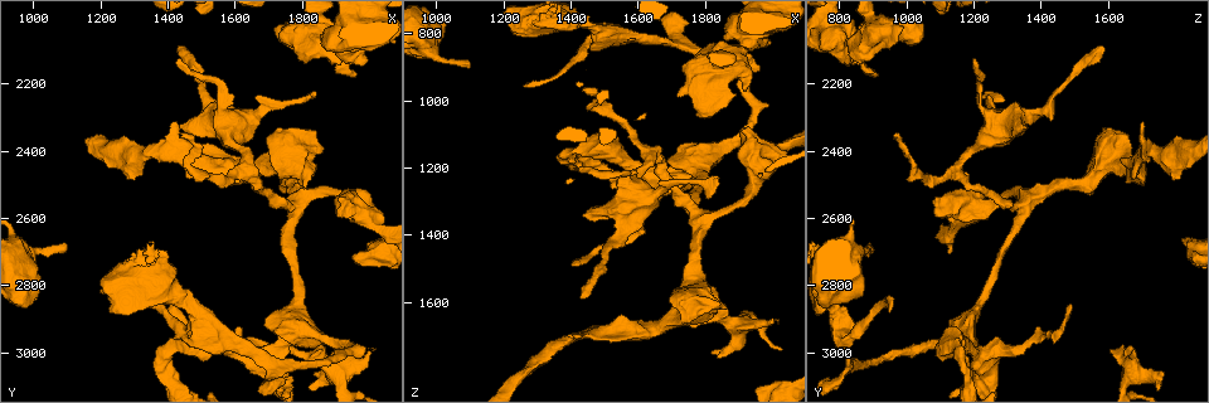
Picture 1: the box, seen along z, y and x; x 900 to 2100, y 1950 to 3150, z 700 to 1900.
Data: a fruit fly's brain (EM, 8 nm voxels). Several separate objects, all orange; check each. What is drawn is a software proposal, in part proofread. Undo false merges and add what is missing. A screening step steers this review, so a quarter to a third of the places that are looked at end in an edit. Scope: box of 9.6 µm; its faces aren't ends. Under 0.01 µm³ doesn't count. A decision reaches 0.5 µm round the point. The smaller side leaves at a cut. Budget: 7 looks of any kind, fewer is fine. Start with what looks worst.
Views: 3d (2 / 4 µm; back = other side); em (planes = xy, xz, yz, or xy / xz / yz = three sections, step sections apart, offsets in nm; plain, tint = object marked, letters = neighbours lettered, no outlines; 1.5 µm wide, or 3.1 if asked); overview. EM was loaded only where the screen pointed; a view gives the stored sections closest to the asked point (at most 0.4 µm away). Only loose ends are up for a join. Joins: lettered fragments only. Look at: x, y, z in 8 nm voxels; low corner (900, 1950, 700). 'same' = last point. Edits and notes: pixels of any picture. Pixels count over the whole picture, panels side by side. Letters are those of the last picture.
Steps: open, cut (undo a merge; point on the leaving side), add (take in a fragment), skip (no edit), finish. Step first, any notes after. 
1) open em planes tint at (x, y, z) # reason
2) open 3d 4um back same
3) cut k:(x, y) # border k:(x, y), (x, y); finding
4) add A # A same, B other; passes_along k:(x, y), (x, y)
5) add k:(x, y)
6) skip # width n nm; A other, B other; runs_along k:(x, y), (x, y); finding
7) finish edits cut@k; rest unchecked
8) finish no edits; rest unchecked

open 3d 2um at (1090, 2680, 900)

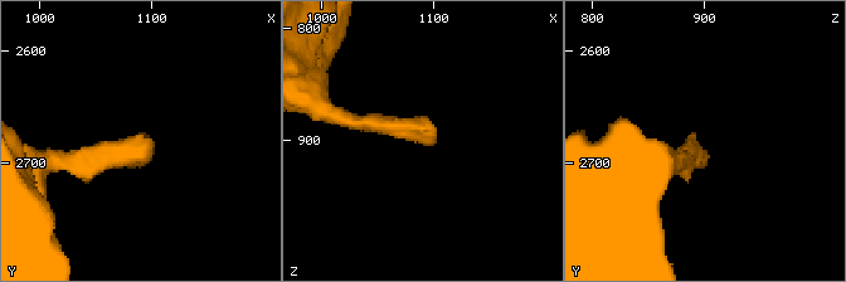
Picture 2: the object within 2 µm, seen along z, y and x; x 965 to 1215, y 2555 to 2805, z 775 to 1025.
open em planes letters at (1094, 2672, 890) # need the tissue

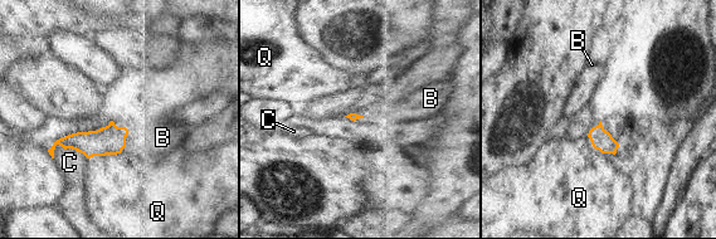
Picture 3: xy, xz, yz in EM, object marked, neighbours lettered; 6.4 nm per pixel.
add B # B same, C other, Q other; passes_along 3:(111, 140), (125, 138), (162, 137); it goes on there

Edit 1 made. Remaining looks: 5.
open 3d 4um at (2000, 2990, 1650) # an open end

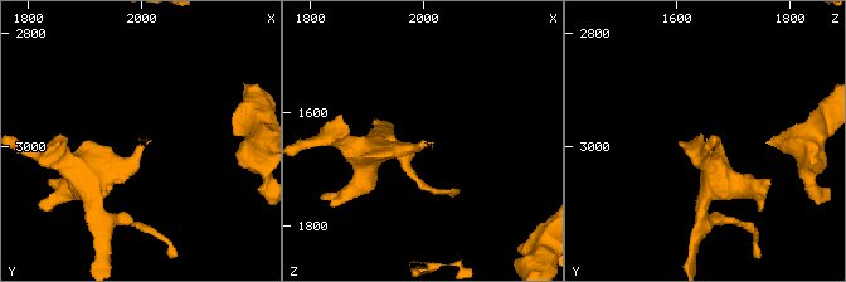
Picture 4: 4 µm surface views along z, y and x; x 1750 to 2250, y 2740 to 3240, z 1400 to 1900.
open em planes letters at (2000, 3000, 1650) # need the tissue

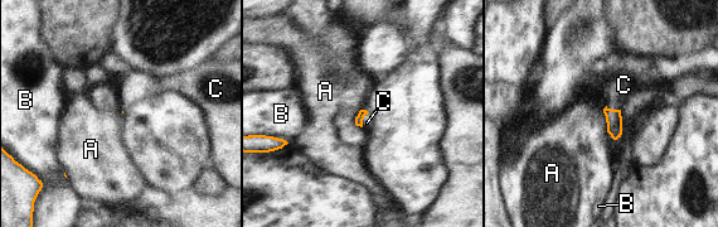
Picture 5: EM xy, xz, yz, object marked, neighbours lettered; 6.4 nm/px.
add C # longest_contact A 150 nm; A other, B other, C same; passes_along 5:(359, 119), (363, 119), (367, 122); it goes on there

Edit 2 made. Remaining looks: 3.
open overview

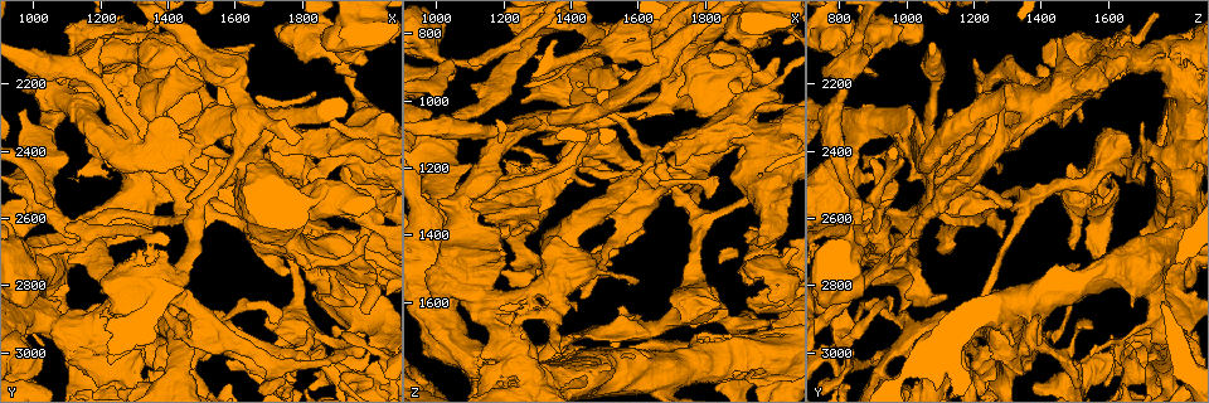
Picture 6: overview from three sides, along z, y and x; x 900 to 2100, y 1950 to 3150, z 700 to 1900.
open em xz step 8 letters at (1760, 2990, 1680) # an open end

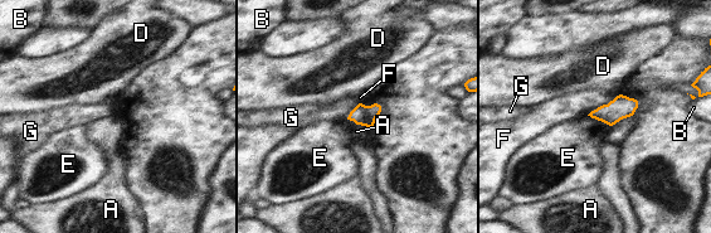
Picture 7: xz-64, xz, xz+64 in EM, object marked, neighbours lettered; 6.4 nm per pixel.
skip # A other, B other, D other, E other, F other, G other; border 7:(346, 119), (365, 125), (369, 129); no lettered fragment goes on from it

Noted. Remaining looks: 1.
finish edits add@3, add@5; rest unchecked

